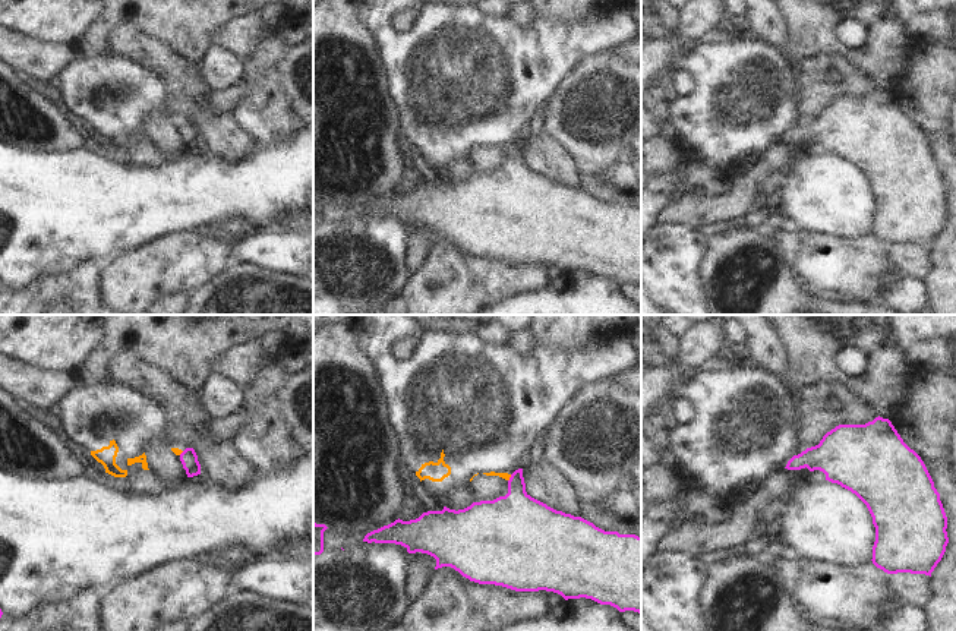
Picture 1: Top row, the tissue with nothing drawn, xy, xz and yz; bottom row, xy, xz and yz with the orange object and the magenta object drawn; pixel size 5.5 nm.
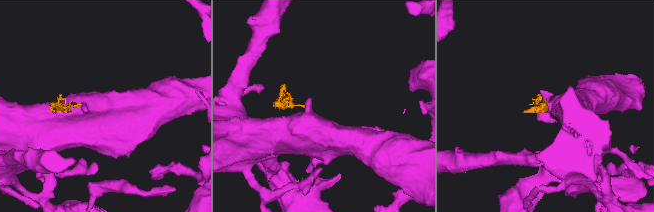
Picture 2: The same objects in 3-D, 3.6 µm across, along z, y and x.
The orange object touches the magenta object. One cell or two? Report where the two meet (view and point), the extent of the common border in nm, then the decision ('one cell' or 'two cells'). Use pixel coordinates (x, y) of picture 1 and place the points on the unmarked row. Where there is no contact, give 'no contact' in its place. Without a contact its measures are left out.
xz (510, 148) | 40 nm | two cells

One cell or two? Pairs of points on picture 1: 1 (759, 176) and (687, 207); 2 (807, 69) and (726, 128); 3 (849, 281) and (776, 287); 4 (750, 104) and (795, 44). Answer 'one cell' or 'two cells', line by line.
1: one cell
2: two cells
3: two cells
4: two cells

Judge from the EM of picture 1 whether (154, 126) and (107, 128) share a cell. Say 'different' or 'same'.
different

